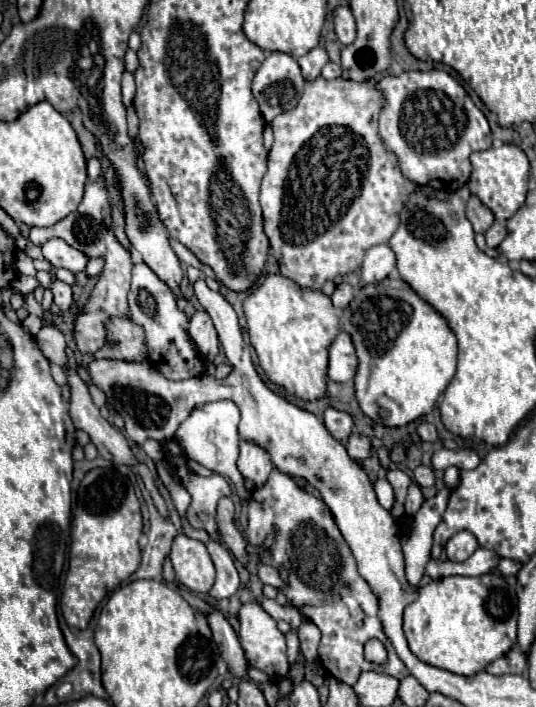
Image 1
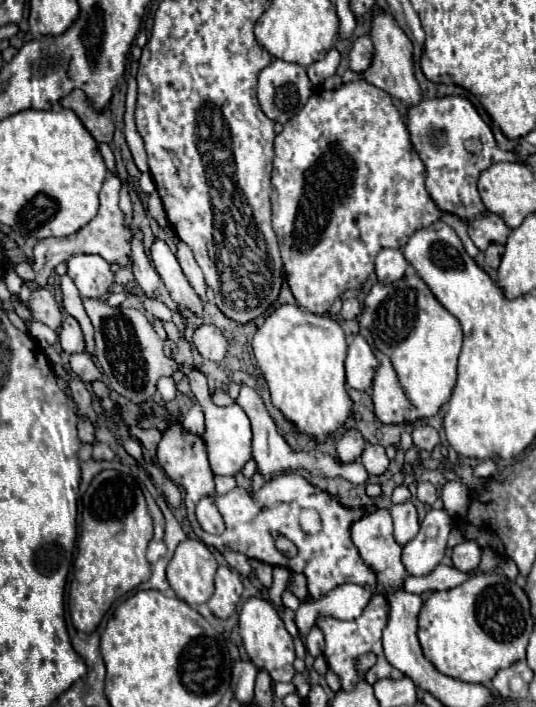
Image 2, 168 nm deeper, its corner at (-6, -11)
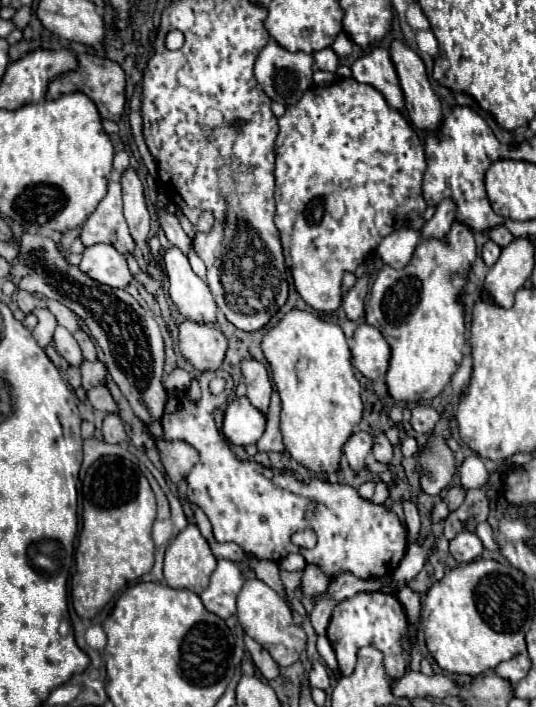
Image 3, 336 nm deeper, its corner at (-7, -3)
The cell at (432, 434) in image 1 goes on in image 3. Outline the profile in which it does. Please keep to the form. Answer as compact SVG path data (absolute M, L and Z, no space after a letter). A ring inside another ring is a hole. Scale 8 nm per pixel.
M419 403L411 409L411 427L417 433L431 433L437 421L439 413L429 403Z

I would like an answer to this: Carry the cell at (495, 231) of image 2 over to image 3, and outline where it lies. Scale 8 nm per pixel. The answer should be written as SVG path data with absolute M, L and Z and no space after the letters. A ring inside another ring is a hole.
M503 225L491 229L491 231L489 231L489 237L491 237L495 243L499 243L501 247L507 247L507 245L513 241L513 235L511 235Z

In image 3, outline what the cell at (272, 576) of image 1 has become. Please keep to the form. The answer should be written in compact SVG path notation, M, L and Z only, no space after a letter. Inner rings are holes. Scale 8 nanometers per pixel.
M307 565L305 571L303 571L301 591L303 591L303 595L307 595L307 597L325 593L329 581L331 581L331 579L329 579L327 575L323 575L323 571L321 571L319 567L315 567L315 565Z

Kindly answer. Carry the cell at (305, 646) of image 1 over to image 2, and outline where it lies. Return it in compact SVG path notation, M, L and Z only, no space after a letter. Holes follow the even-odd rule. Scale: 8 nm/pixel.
M316 625L312 627L310 635L306 637L306 649L308 649L308 653L310 653L312 657L322 655L322 651L324 651L324 635L322 635L322 631L320 631Z

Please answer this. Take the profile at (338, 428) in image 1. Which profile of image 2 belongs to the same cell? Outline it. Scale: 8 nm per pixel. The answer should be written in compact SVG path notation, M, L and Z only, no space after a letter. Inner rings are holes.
M346 429L344 435L336 441L336 453L342 463L356 461L364 451L364 439L358 429Z

